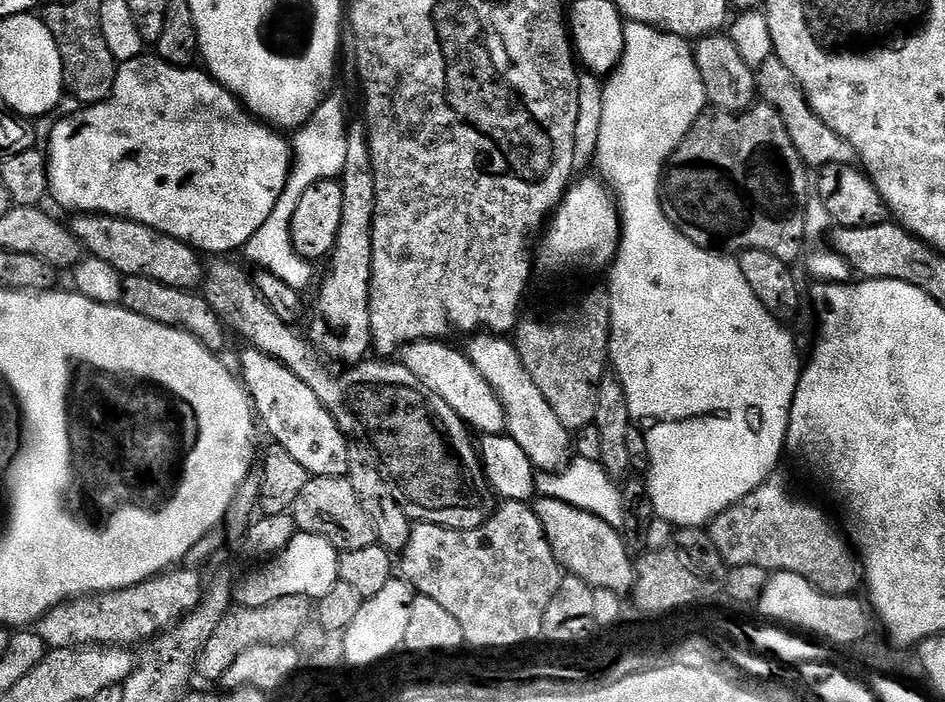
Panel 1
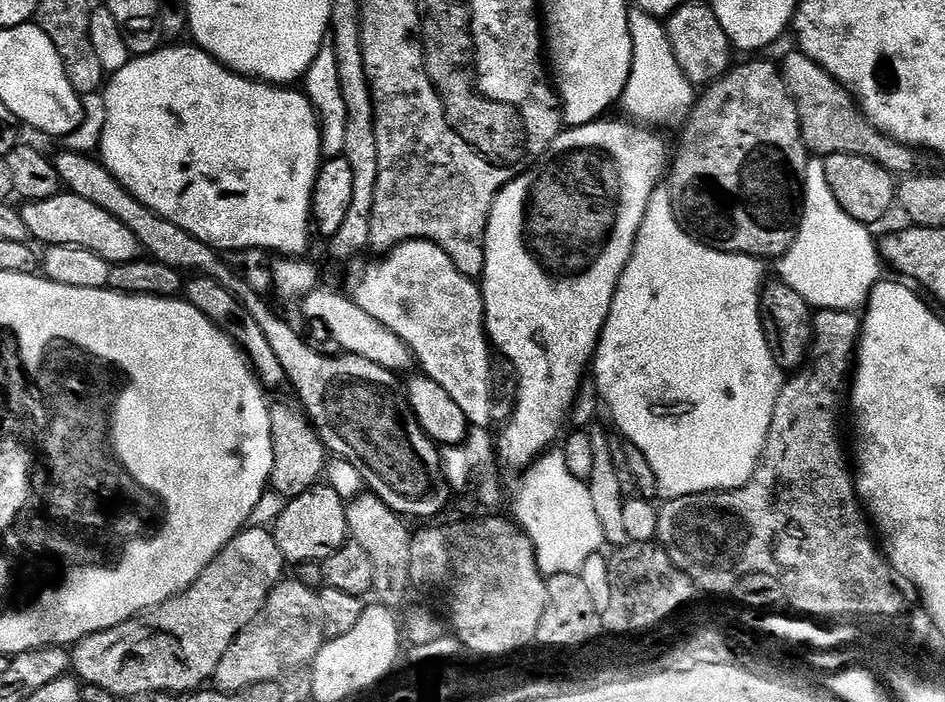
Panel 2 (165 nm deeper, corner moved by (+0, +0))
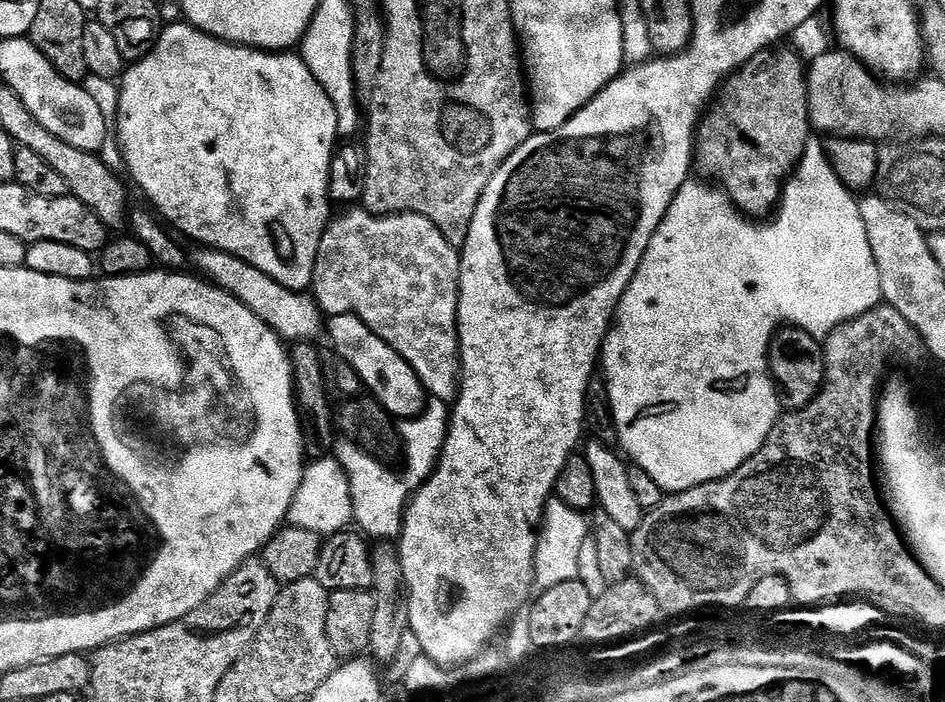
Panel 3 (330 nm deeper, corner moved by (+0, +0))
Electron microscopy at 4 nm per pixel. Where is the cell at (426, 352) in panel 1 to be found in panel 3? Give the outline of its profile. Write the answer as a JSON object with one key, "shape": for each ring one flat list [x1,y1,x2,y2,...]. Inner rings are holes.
{"shape":[[200,246,191,253,191,263,197,266,196,269,202,273,215,287,229,292,238,302,242,302,252,311,255,316,262,318,264,322,285,342,299,342,301,340,312,340,316,335,321,335,322,309,311,295,295,292,270,278,262,270,250,266,242,258,238,258,229,252,223,252,217,248],[205,272,205,273,204,273]]}

